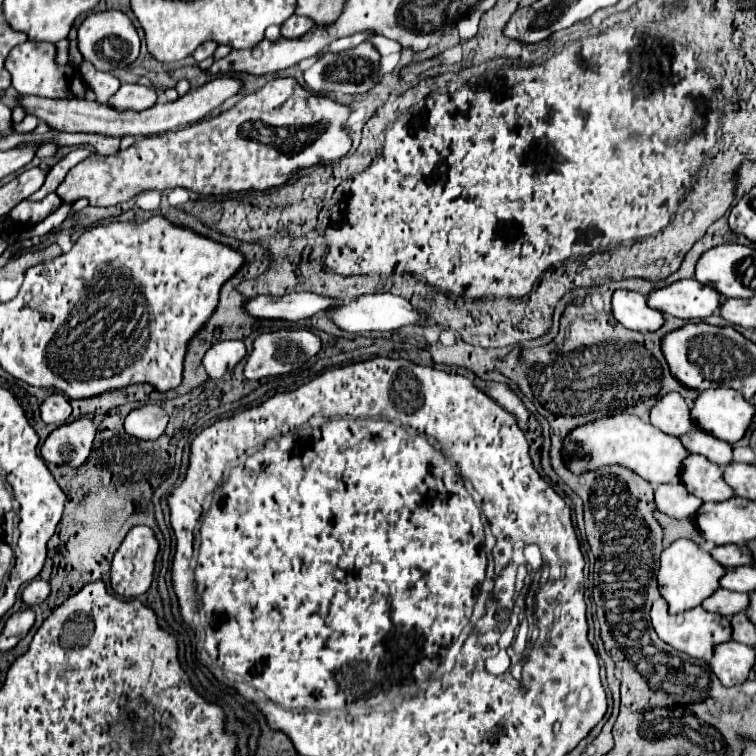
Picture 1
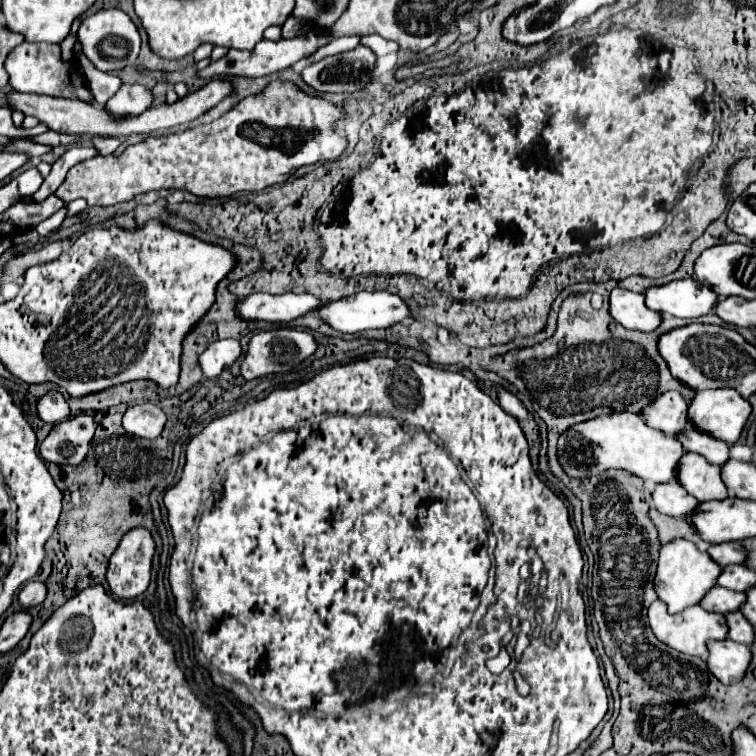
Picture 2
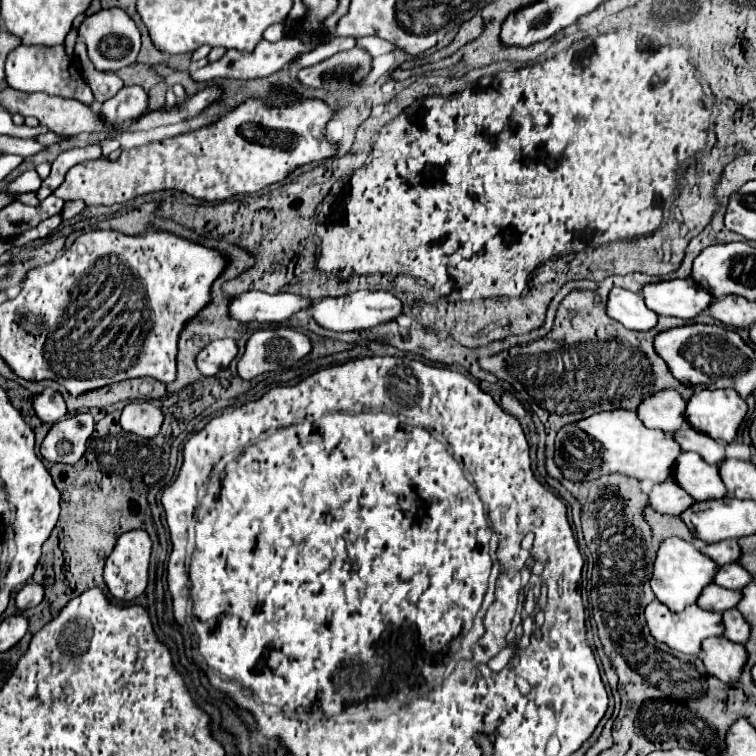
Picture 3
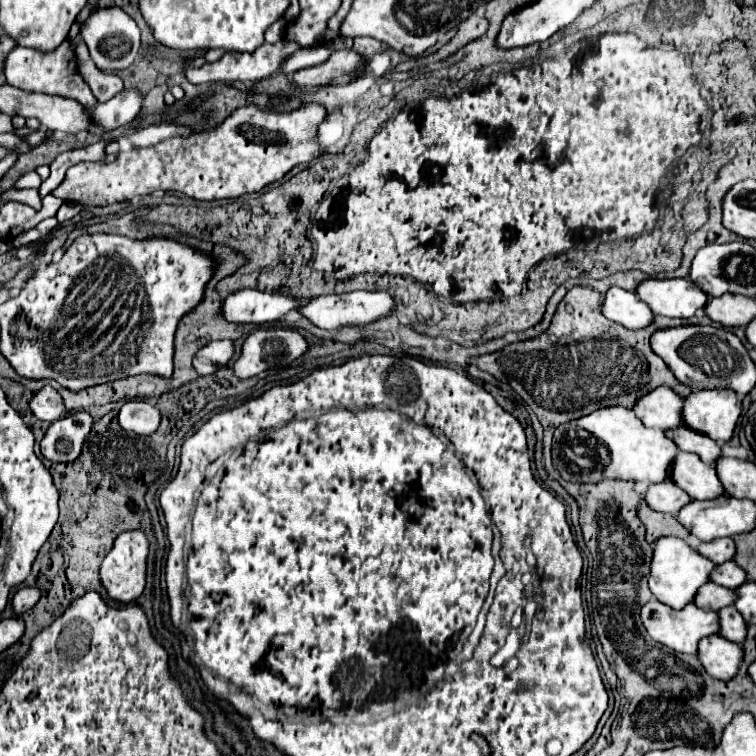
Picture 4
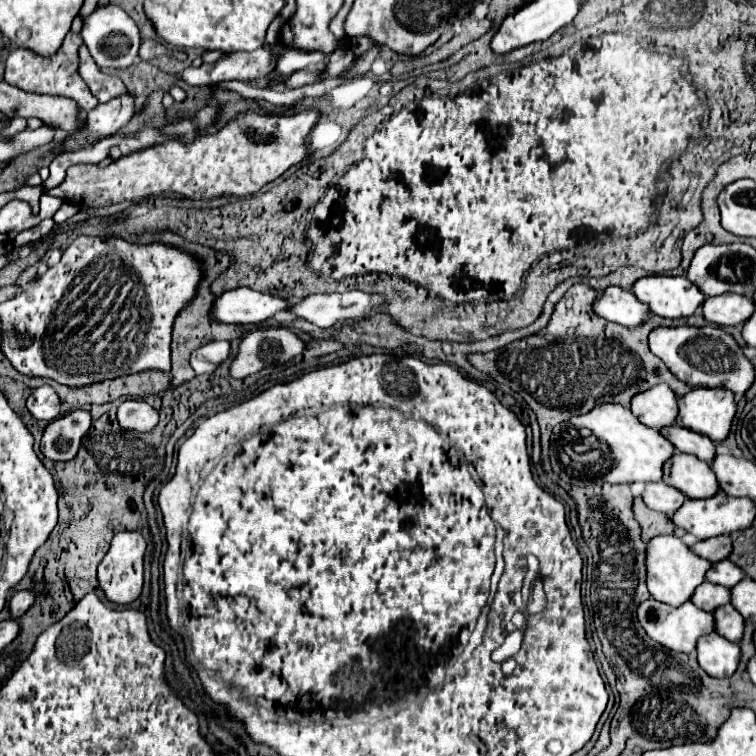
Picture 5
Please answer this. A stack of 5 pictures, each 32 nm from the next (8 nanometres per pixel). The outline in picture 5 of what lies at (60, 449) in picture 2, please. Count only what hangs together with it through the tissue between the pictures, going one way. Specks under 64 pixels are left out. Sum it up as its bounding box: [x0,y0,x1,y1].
[40,410,92,460]

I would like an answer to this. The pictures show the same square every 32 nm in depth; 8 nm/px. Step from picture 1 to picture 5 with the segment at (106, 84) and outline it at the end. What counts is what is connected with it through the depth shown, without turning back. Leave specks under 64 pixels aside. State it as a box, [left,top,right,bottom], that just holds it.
[80,46,128,102]

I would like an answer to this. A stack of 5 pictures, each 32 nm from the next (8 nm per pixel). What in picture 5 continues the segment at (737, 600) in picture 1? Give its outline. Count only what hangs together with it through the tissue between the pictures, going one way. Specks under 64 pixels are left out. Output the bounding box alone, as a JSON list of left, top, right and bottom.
[690,582,730,612]

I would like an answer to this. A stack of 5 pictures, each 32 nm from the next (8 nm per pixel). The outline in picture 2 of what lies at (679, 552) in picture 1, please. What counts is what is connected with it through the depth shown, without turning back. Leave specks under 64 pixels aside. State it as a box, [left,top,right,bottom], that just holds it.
[654,538,722,614]

